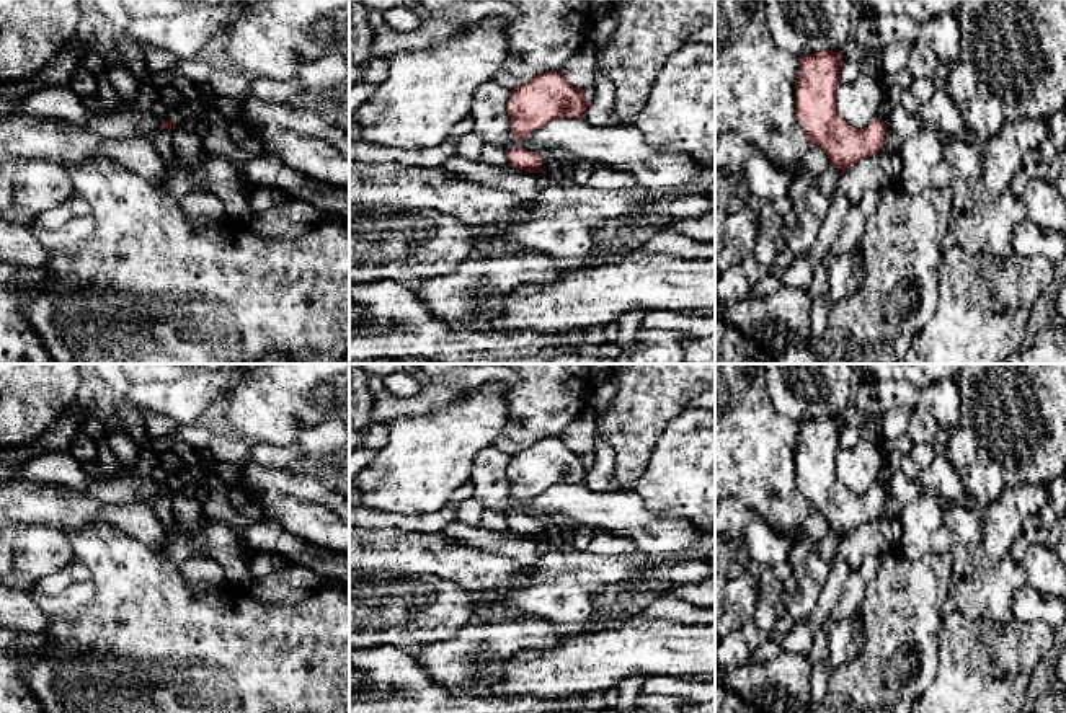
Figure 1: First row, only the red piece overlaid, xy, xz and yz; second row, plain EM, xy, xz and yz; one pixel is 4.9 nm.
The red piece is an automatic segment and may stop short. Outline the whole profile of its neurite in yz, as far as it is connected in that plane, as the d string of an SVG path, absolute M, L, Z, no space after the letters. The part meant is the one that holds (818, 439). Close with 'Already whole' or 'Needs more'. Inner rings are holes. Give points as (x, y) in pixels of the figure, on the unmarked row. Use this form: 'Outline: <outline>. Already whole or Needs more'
Outline: M819 416L797 424L795 483L810 511L821 512L829 530L844 540L851 530L883 514L886 489L875 485L865 494L854 494L841 483L836 472L841 418Z. Already whole

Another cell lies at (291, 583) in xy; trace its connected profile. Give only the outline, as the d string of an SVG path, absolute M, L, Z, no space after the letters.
M287 563L263 578L250 578L245 592L266 604L294 604L322 584L322 579L299 563Z

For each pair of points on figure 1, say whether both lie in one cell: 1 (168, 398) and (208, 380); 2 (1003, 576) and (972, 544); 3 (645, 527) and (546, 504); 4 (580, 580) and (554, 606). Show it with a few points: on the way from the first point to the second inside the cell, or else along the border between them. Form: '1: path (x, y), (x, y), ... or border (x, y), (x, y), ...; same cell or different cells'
1: path (178, 398), (186, 398), (198, 390); same cell
2: path (990, 576), (985, 576), (972, 563), (972, 557); same cell
3: path (621, 513), (570, 504); same cell
4: path (572, 588), (562, 601); same cell

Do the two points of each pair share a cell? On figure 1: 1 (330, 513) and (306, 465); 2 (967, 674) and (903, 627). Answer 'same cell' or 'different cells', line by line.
1: different cells
2: different cells

